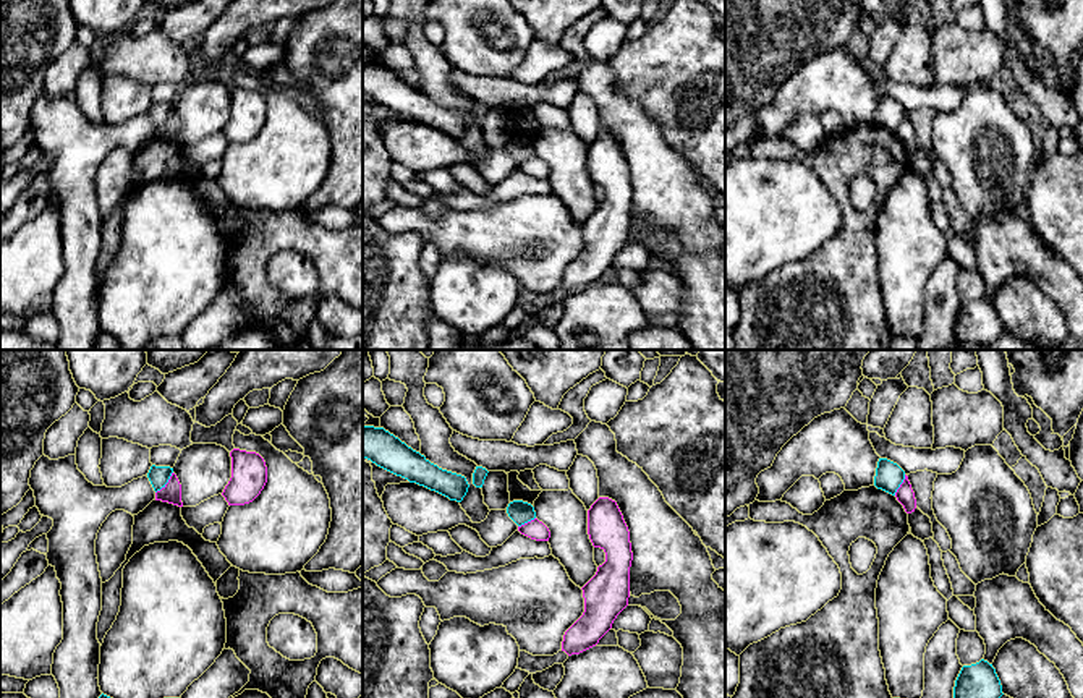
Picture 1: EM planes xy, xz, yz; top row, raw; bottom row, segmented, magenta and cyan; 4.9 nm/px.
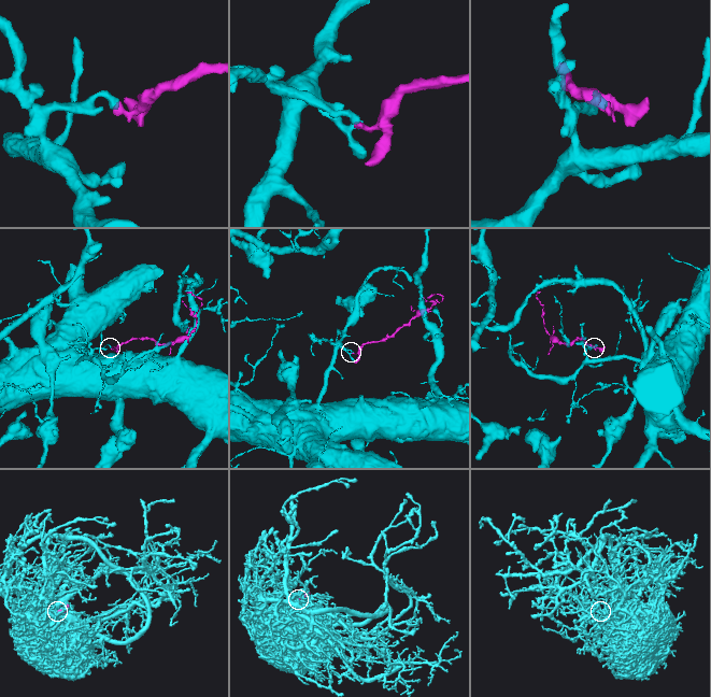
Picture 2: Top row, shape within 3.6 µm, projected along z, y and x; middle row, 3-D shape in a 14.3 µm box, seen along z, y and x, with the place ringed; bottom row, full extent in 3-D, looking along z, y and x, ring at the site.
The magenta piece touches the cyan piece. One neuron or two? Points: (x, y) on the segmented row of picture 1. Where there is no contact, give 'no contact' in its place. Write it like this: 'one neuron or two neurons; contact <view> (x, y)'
two neurons; contact xy (167, 483)

